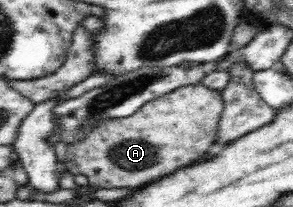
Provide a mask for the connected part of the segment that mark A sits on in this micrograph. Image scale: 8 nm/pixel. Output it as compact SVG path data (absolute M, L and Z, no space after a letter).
M203 84L181 87L143 105L129 118L97 124L83 142L67 146L62 168L87 176L88 186L95 189L138 188L203 158L219 136L222 92Z

